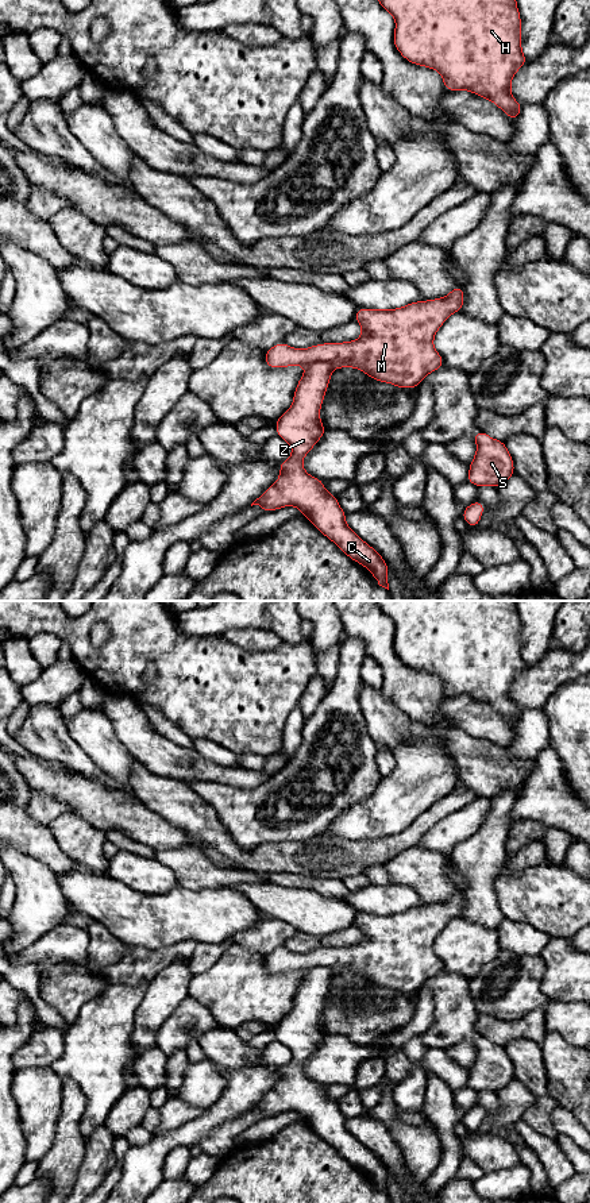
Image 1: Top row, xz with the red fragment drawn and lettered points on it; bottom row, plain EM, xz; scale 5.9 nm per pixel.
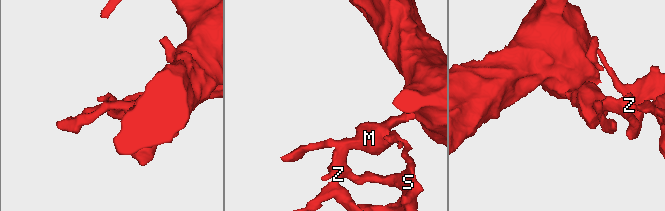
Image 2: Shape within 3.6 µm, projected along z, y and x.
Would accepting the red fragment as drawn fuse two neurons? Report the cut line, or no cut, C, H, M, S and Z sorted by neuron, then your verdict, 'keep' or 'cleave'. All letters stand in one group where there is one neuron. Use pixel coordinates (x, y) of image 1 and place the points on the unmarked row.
xz (308, 971), (315, 967), (328, 967), (334, 972) | C S Z / H M | cleave

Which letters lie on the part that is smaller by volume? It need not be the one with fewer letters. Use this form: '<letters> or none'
C, S, Z

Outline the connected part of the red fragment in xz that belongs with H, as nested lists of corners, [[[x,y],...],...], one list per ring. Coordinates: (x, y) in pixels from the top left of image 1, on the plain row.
[[[374,601],[396,625],[393,648],[410,668],[437,675],[448,697],[468,695],[494,707],[512,725],[517,725],[522,709],[513,703],[512,683],[529,663],[522,656],[521,620],[516,601]]]

